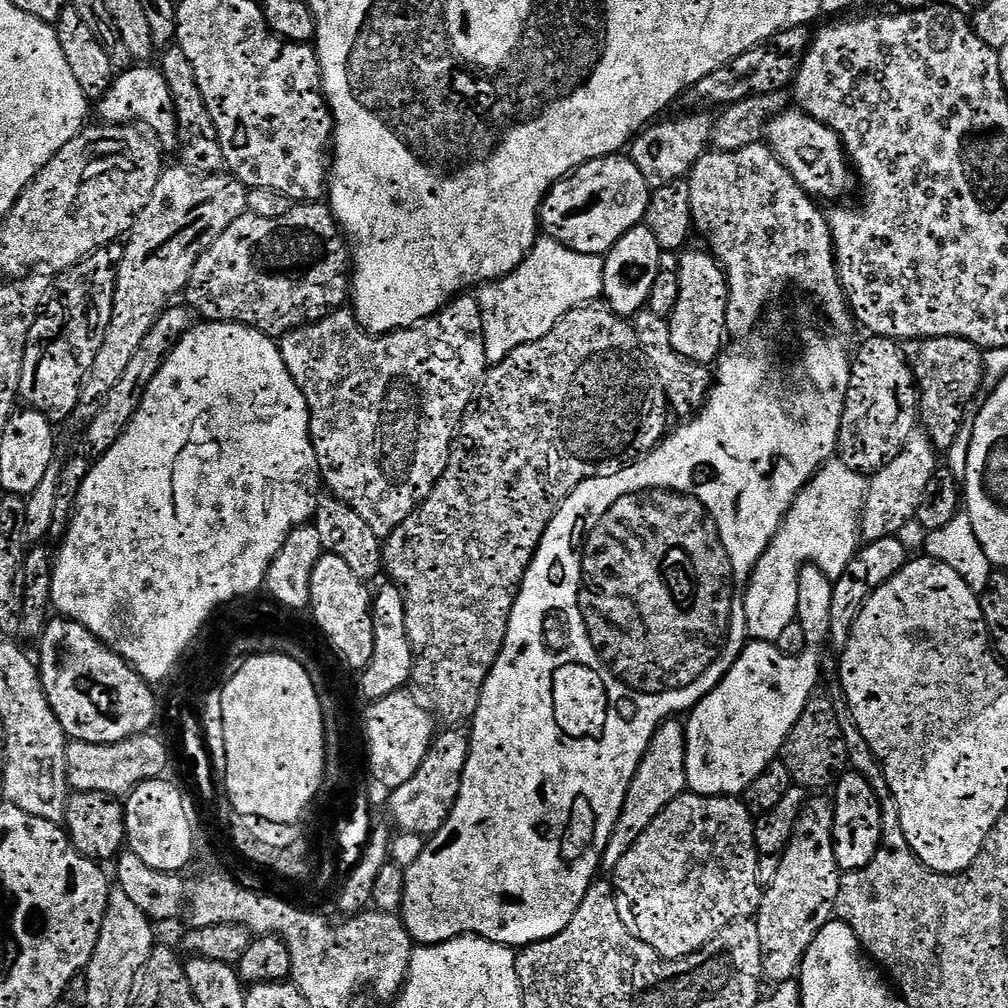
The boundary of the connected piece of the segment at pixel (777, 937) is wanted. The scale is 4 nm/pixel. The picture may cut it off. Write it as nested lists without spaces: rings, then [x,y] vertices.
[[[809,799],[785,847],[778,874],[763,889],[754,919],[762,938],[764,975],[772,982],[790,980],[799,973],[810,942],[833,919],[842,875],[834,854],[833,830],[833,801]]]

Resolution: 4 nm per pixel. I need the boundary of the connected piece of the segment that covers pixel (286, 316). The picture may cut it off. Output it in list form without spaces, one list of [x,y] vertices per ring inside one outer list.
[[[300,202],[292,206],[292,209],[285,216],[280,216],[277,220],[271,220],[268,216],[255,216],[254,212],[249,210],[245,212],[242,218],[232,219],[230,226],[226,226],[224,233],[198,258],[186,289],[187,307],[197,317],[203,318],[205,321],[222,324],[245,324],[246,327],[257,328],[259,332],[264,332],[273,338],[283,338],[288,332],[305,327],[306,321],[321,320],[323,316],[329,316],[337,308],[345,307],[347,300],[344,299],[347,296],[349,299],[350,296],[350,248],[346,243],[345,233],[341,229],[337,217],[332,214],[331,207],[324,202]]]

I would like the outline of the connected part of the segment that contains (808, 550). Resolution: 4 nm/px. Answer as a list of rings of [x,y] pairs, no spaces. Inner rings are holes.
[[[833,458],[825,462],[797,494],[790,512],[784,516],[784,523],[752,569],[744,589],[748,635],[753,641],[776,641],[782,630],[797,619],[798,574],[804,565],[812,563],[832,581],[839,580],[862,540],[860,517],[864,514],[868,487],[865,473],[854,472],[838,458]]]

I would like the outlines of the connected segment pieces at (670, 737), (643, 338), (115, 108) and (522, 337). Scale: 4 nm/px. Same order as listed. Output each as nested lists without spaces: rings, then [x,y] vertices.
[[[669,718],[661,724],[638,766],[636,777],[630,782],[630,790],[626,794],[622,814],[614,826],[614,834],[604,851],[603,867],[605,869],[616,869],[618,862],[626,854],[626,850],[630,850],[630,846],[634,846],[634,842],[638,842],[638,838],[642,838],[646,826],[650,826],[650,822],[654,822],[654,818],[658,818],[658,814],[663,808],[670,802],[674,802],[674,798],[684,795],[689,787],[686,778],[688,738],[685,725],[681,721],[679,724],[678,721],[679,719]]]
[[[645,310],[634,318],[636,340],[640,343],[640,349],[653,374],[658,378],[662,386],[664,396],[668,399],[668,407],[680,418],[691,418],[704,407],[708,401],[708,393],[711,392],[714,376],[705,365],[695,364],[692,360],[686,360],[674,350],[674,342],[670,342],[670,326],[667,319],[657,316]]]
[[[133,66],[113,79],[110,90],[98,101],[100,116],[104,119],[101,121],[108,126],[143,126],[165,149],[175,149],[178,139],[174,98],[163,71],[148,67],[152,66]]]
[[[568,252],[565,257],[565,260],[542,261],[540,272],[533,274],[528,289],[520,288],[518,281],[509,279],[501,292],[479,293],[478,311],[484,323],[489,365],[502,363],[515,348],[551,337],[554,326],[567,312],[591,305],[603,297],[604,256]]]

